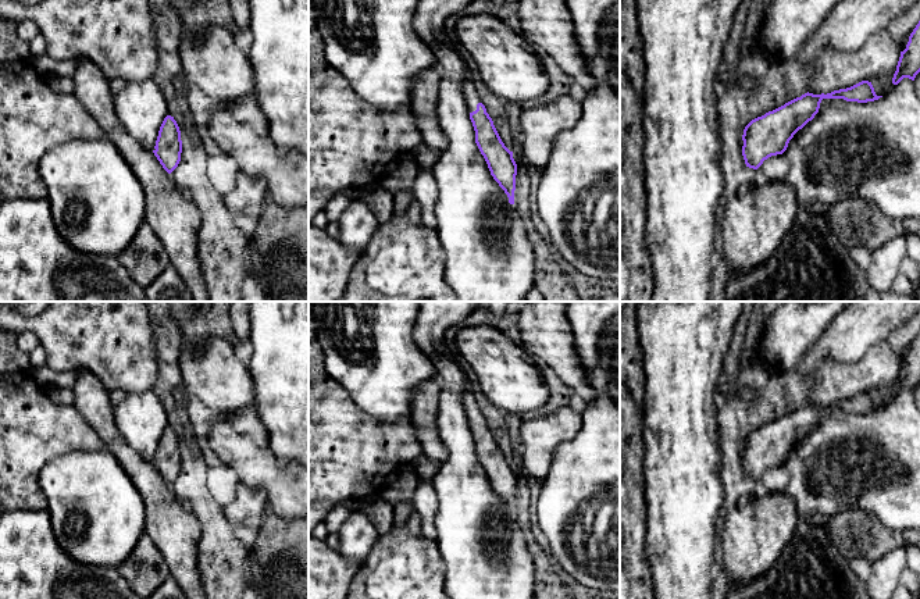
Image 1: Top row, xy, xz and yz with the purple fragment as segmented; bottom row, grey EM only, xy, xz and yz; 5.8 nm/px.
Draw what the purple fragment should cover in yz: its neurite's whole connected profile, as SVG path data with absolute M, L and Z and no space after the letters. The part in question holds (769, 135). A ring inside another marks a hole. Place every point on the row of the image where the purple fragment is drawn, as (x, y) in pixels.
M862 81L831 93L805 93L784 106L752 120L744 129L742 156L746 167L757 170L764 160L782 154L794 135L819 113L823 99L867 103L878 100L871 82Z

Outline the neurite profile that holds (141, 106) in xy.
M153 79L126 82L114 96L114 107L126 132L145 149L154 150L167 101Z

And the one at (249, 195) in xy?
M239 170L236 186L222 197L222 203L227 210L236 210L258 220L267 196L264 179L249 177Z

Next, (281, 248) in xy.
M267 196L257 233L249 238L250 270L271 302L303 302L309 293L309 207L286 208Z

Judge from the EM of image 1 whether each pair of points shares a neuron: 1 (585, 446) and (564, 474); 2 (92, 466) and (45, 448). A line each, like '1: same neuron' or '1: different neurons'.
1: same neuron
2: different neurons

